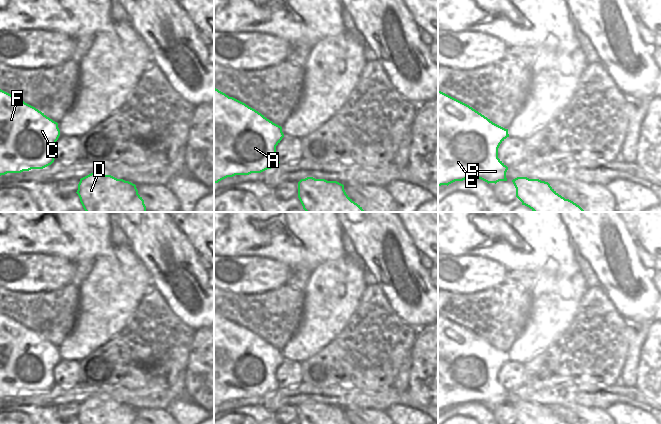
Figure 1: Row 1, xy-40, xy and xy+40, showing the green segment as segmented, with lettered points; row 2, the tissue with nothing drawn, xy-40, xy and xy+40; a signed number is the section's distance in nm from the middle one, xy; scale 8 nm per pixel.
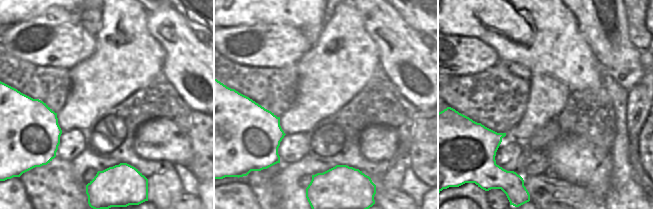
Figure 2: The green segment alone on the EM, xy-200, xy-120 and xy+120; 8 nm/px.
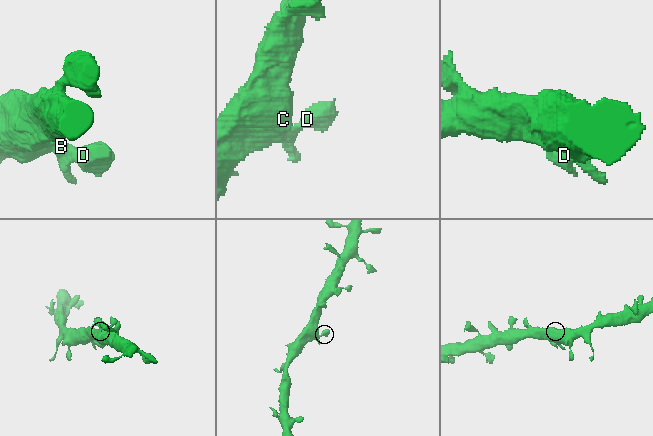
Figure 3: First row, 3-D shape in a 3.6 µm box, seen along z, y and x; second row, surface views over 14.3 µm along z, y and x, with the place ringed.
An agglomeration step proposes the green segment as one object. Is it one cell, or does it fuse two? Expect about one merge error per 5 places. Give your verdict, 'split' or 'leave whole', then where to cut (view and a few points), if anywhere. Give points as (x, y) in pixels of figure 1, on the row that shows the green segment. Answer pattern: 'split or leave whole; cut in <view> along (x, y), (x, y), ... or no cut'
leave whole; no cut

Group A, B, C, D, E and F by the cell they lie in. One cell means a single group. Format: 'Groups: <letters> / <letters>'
Groups: A B C D E F

